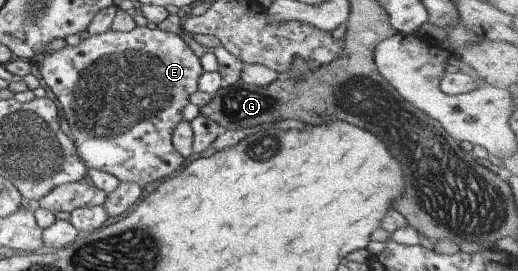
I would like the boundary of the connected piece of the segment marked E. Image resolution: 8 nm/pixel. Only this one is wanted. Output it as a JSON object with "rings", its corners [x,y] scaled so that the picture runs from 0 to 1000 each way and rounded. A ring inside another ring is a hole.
{"rings":[[[299,96],[261,100],[249,122],[230,122],[208,111],[205,118],[172,129],[172,140],[160,144],[149,170],[127,170],[114,188],[95,188],[87,196],[83,225],[73,240],[75,262],[87,314],[98,328],[110,373],[114,373],[118,421],[125,432],[137,469],[137,498],[149,550],[149,572],[156,579],[164,616],[170,624],[191,624],[193,631],[218,646],[230,672],[264,675],[272,694],[307,668],[315,653],[328,653],[346,635],[353,616],[355,583],[342,565],[342,550],[332,535],[332,502],[338,469],[351,446],[353,402],[365,384],[365,358],[376,336],[382,336],[380,299],[392,266],[384,210],[373,196],[369,173],[349,140],[351,122],[322,122]]]}

